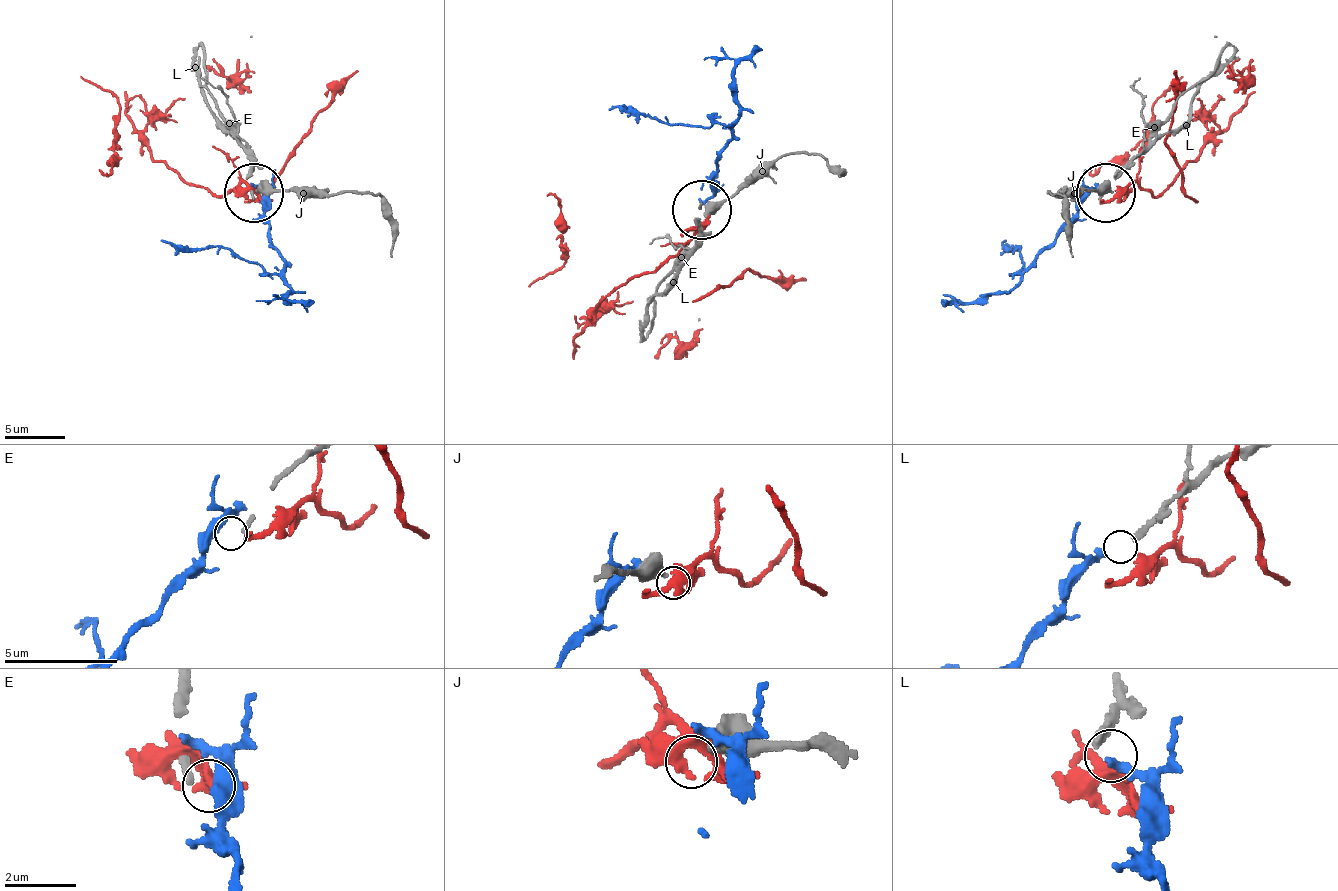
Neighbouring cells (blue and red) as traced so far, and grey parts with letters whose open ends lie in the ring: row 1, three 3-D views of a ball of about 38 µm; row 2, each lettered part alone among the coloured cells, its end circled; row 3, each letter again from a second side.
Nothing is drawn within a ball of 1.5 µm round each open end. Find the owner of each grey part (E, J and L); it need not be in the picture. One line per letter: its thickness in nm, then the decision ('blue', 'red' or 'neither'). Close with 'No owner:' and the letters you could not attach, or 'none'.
E: calibre 220 nm; neither
J: calibre 440 nm; neither
L: calibre 240 nm; blue
No owner: E, J

